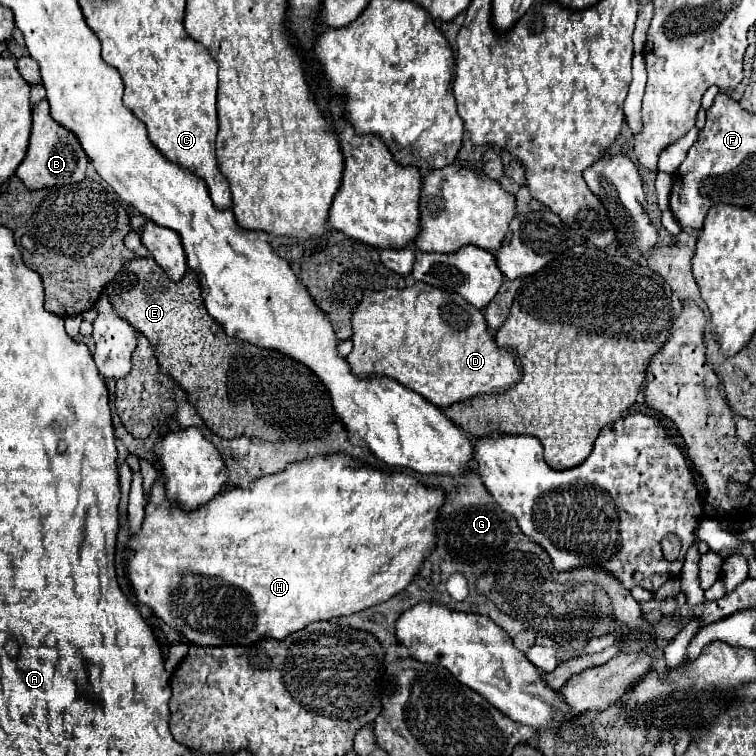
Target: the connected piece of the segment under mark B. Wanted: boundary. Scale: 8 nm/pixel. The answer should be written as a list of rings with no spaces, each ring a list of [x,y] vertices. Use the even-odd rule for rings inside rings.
[[[42,99],[32,107],[32,133],[30,133],[30,143],[24,161],[18,165],[16,175],[24,181],[28,189],[40,189],[40,187],[54,187],[54,185],[70,185],[78,183],[84,179],[88,167],[88,157],[78,141],[78,137],[56,123],[50,117],[48,111],[48,101]]]

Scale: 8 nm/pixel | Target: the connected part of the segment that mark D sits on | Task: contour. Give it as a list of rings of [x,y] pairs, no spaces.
[[[414,283],[404,289],[384,289],[366,293],[352,317],[353,347],[346,357],[354,377],[390,377],[400,385],[420,393],[436,407],[450,407],[454,403],[472,399],[482,393],[500,393],[514,387],[520,379],[518,361],[512,349],[502,349],[488,335],[484,313],[466,303],[458,293],[446,293],[426,283]]]

